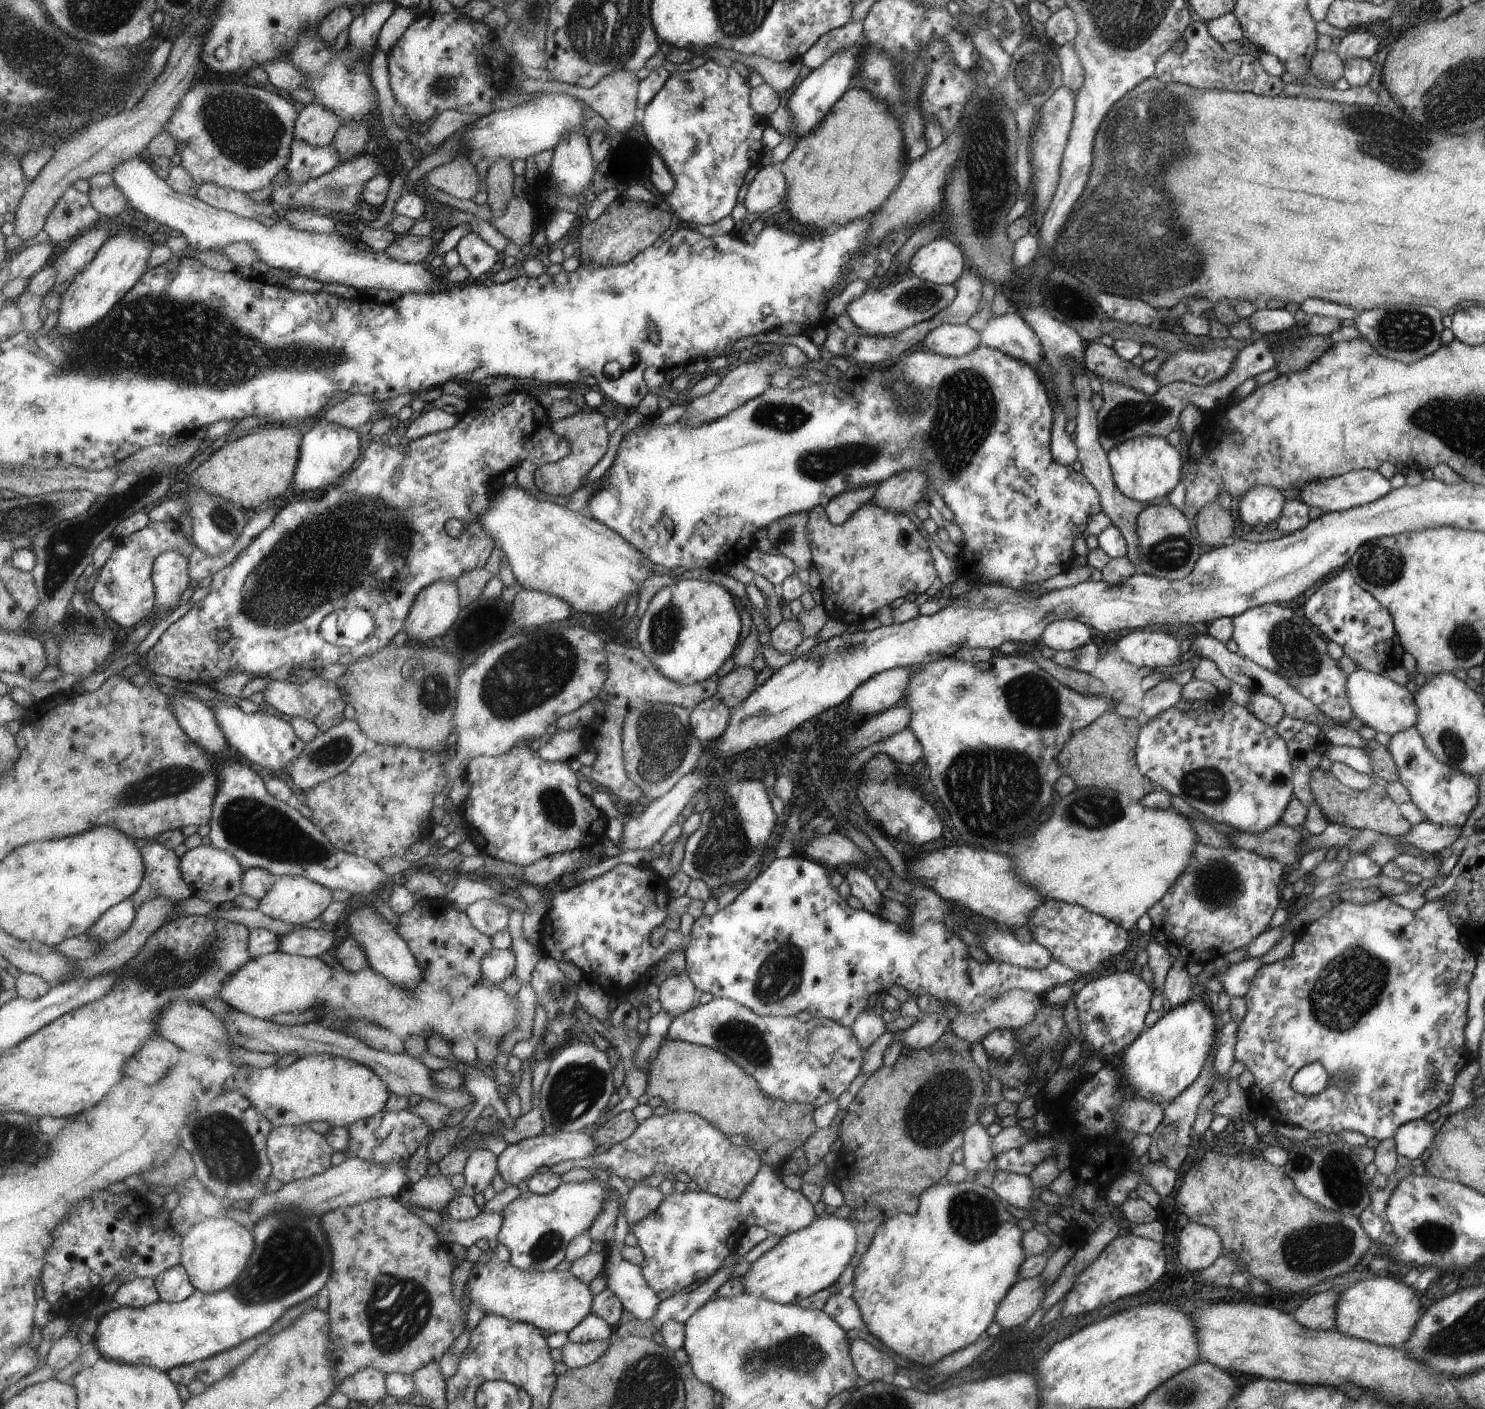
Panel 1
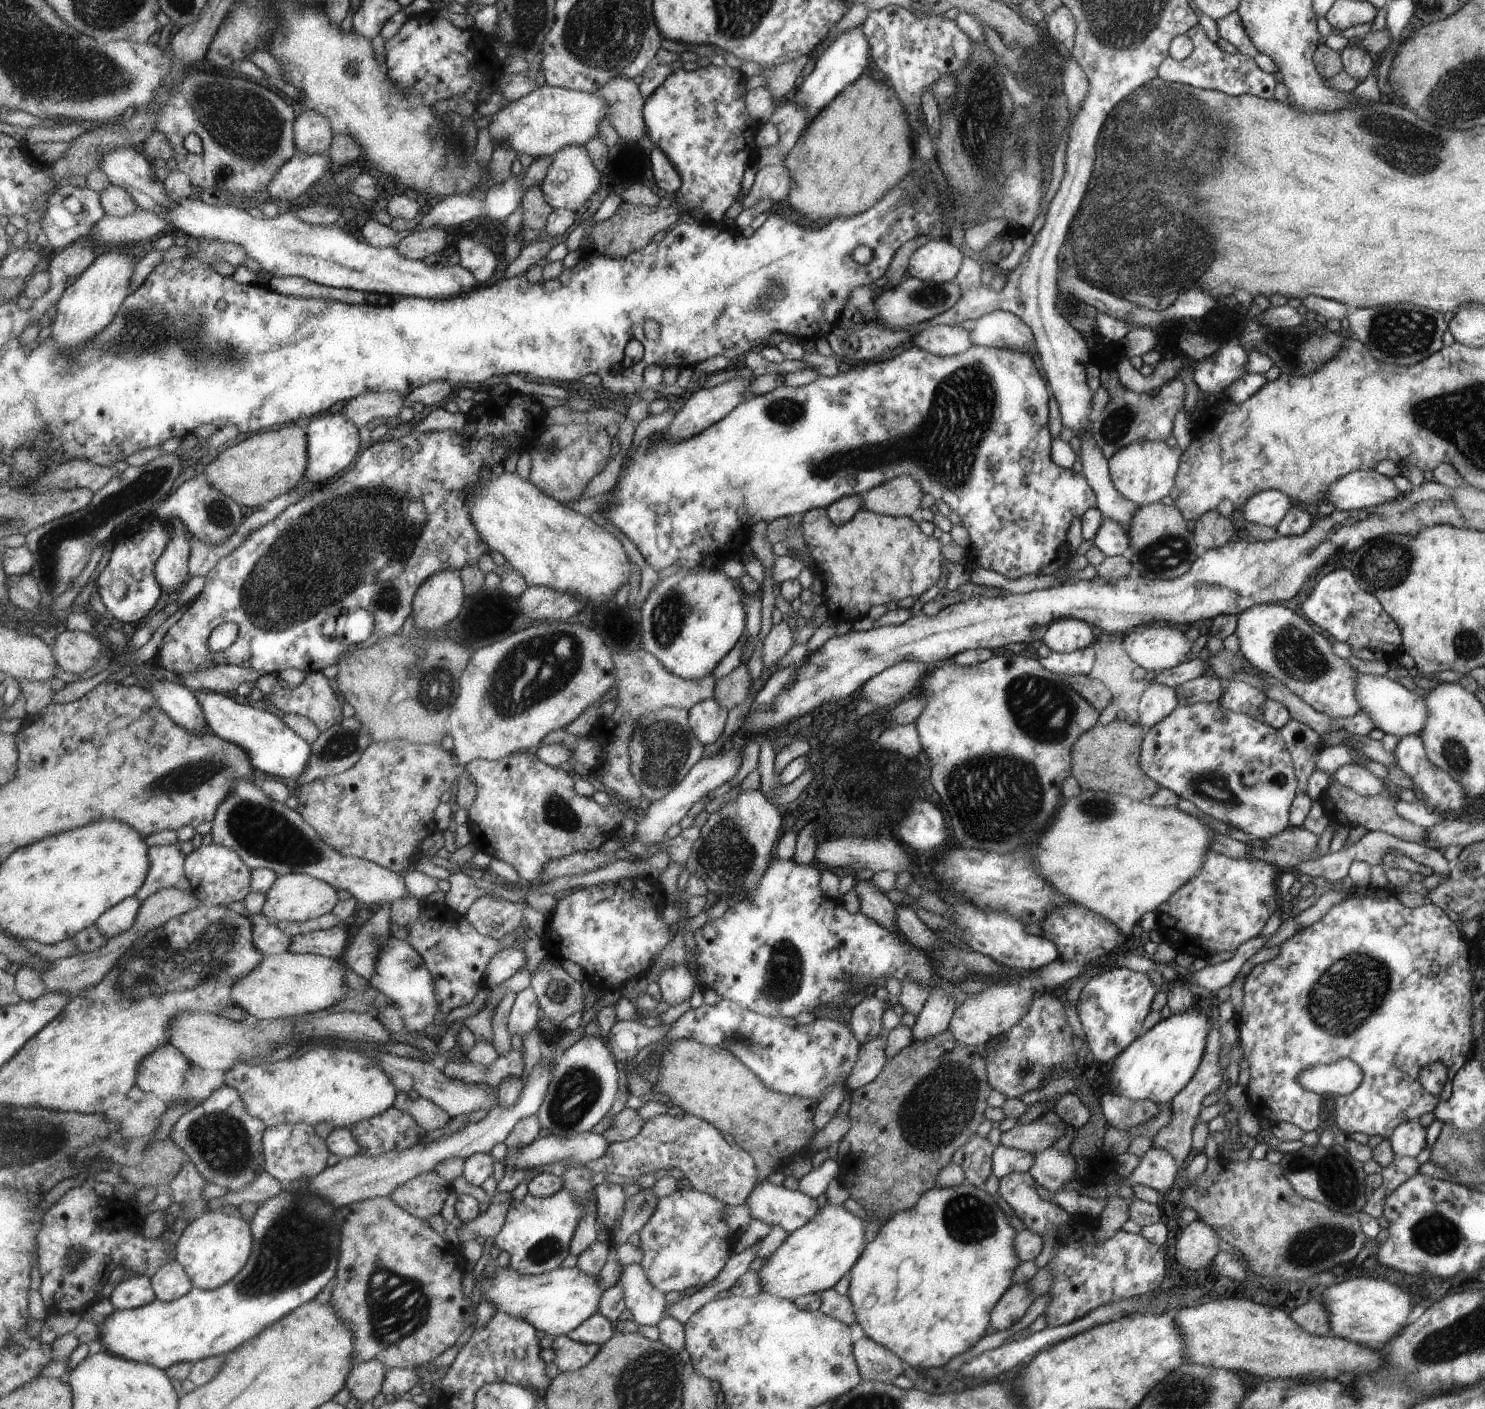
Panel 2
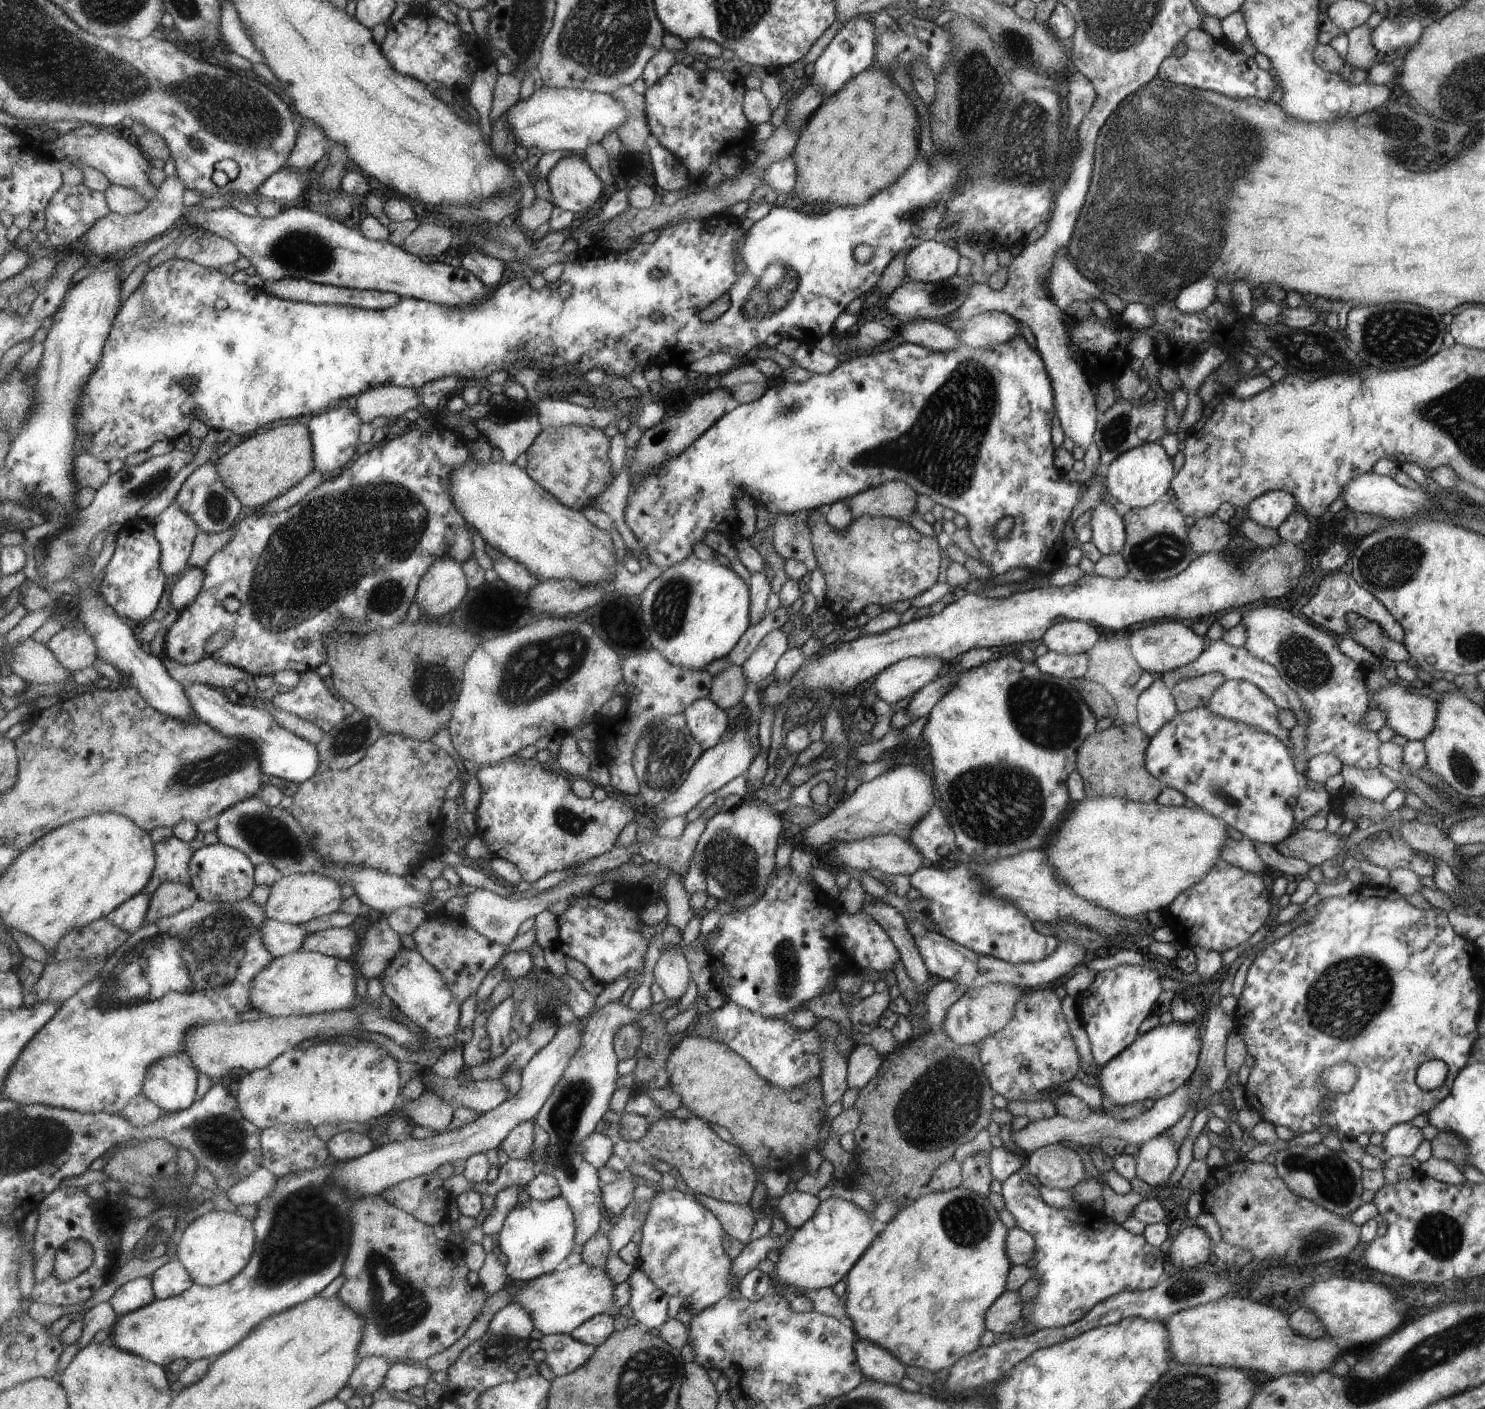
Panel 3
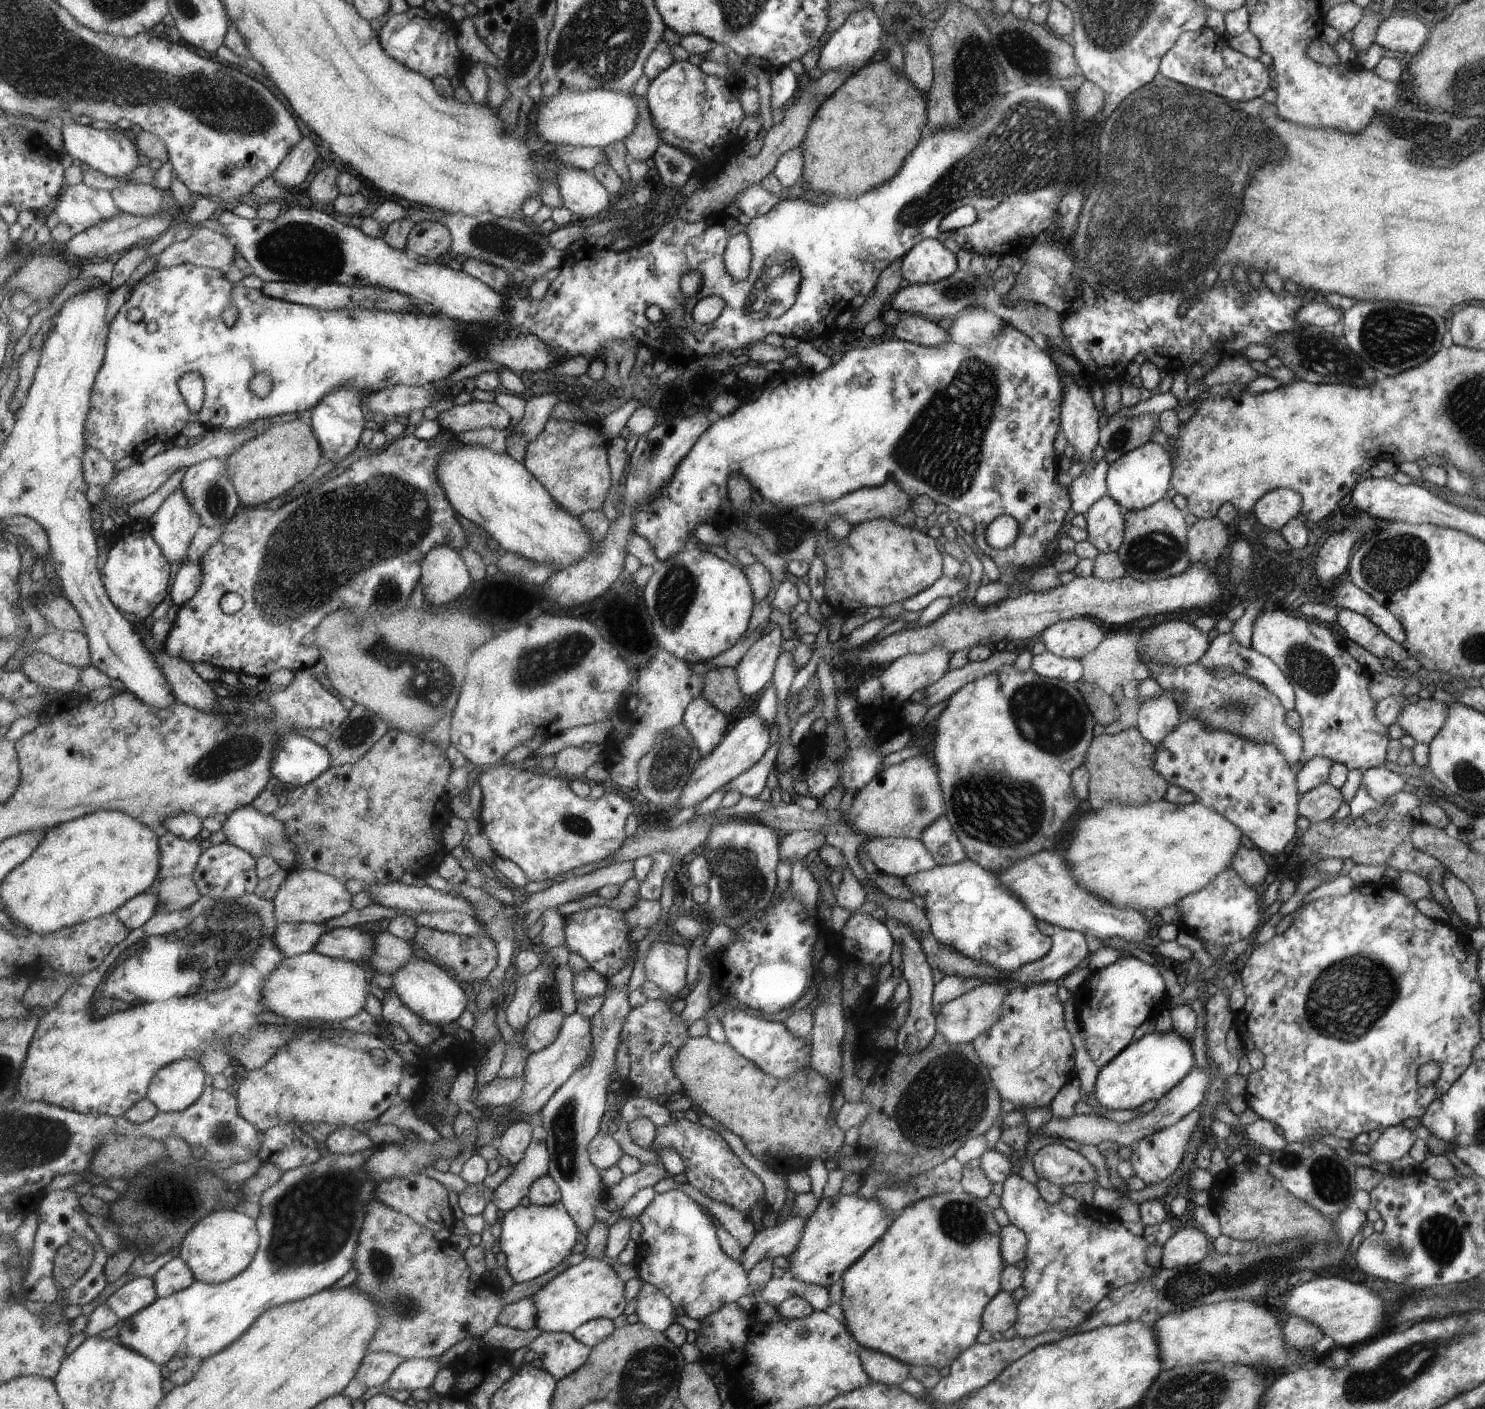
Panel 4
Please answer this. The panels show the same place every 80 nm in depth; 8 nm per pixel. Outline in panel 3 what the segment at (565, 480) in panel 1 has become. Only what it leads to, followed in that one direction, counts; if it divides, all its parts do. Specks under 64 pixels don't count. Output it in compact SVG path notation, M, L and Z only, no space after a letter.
M583 425L544 428L529 447L526 471L569 508L587 508L613 480L611 457L612 438L602 428Z

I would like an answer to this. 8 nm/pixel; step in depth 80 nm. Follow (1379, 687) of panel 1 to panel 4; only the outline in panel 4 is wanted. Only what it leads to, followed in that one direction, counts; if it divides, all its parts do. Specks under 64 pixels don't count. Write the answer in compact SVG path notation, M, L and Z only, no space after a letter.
M1429 694L1407 699L1395 722L1404 734L1411 735L1416 743L1428 744L1446 717L1447 704L1434 700Z

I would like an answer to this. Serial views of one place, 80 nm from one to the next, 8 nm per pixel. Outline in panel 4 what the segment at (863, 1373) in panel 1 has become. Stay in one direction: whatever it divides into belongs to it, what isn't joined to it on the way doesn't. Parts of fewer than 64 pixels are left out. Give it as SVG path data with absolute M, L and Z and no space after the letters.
M860 1346L857 1356L865 1374L874 1382L899 1386L909 1376L908 1364L882 1352Z

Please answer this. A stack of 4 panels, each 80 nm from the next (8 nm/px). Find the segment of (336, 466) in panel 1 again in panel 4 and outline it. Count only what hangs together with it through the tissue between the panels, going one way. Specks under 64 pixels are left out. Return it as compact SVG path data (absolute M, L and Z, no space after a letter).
M349 387L337 389L327 395L317 407L312 408L312 427L321 443L324 462L336 461L339 463L359 446L361 434L363 434L363 428L367 422L363 406L361 406L361 398L364 394L364 392Z

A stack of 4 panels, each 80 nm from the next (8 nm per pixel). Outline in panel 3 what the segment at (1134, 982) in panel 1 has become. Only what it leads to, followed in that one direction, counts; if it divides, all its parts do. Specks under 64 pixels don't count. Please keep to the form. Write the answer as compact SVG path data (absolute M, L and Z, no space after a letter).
M1118 965L1113 968L1095 969L1094 979L1076 998L1080 1022L1088 1036L1095 1064L1100 1068L1116 1057L1137 1038L1137 1028L1151 1012L1159 996L1159 976L1155 970L1144 966Z

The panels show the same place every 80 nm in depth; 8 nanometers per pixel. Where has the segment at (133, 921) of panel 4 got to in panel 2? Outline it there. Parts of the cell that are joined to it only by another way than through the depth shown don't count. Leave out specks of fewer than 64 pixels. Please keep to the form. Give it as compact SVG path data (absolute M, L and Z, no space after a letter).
M129 897L102 914L96 925L109 938L121 934L132 927L141 906L143 906L143 901L140 898Z

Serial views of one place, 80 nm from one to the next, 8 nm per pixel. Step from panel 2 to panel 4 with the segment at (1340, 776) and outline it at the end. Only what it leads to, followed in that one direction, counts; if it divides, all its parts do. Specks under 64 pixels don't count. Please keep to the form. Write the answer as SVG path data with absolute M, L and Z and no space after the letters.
M1381 765L1362 771L1360 784L1373 800L1381 804L1389 795L1401 791L1407 777L1406 772L1398 775Z

